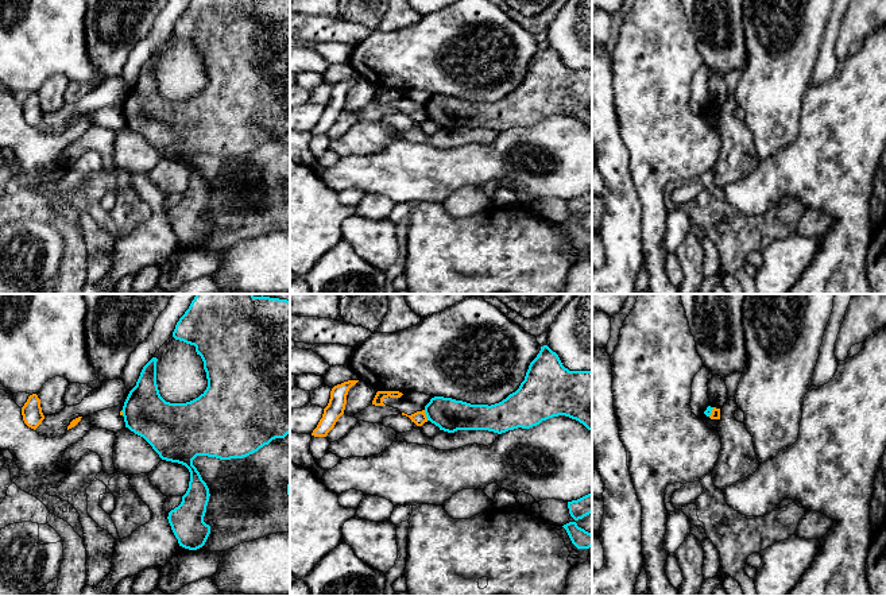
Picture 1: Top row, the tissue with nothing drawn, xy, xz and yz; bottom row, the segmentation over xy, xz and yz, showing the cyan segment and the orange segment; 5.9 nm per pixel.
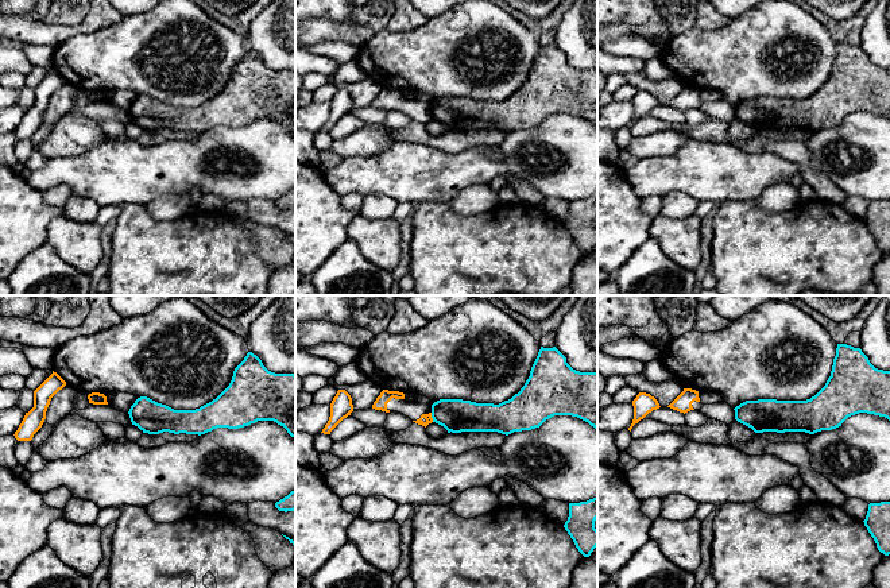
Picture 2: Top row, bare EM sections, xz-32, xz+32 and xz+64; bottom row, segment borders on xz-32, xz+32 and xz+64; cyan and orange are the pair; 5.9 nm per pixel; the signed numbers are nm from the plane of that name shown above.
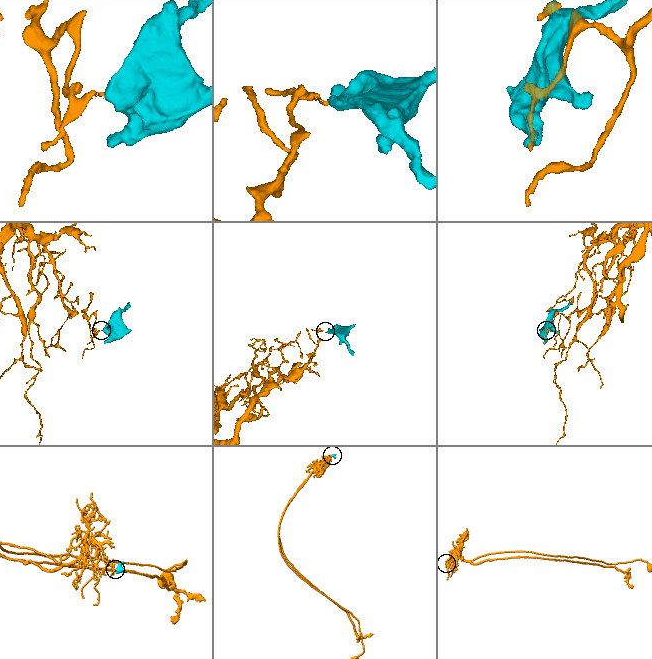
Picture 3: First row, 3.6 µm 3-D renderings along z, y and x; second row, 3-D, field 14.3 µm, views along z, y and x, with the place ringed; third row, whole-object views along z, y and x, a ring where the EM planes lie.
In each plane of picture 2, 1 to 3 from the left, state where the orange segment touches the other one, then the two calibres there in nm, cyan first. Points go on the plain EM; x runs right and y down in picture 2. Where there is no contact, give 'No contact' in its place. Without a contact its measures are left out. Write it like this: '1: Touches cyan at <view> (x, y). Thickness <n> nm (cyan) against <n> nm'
1: No contact
2: Touches cyan at xz+32 (432, 115). Thickness 200 nm (cyan) against 50 nm
3: No contact

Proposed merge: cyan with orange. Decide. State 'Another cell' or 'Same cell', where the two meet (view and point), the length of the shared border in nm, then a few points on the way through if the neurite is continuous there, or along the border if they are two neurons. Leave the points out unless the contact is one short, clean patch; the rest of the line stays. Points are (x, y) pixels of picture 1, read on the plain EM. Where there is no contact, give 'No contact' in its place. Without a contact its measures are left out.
Another cell. Touches cyan at xz (426, 113). Shared border 70 nm. Boundary: xz (424, 108), (428, 117)

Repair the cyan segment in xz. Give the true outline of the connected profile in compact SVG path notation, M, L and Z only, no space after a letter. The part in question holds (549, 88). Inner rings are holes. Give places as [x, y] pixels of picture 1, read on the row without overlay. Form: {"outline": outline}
{"outline": "M541 44L519 86L495 102L471 102L434 94L425 104L427 119L440 128L488 128L498 132L530 127L565 113L592 129L592 69L569 69L556 50Z"}

